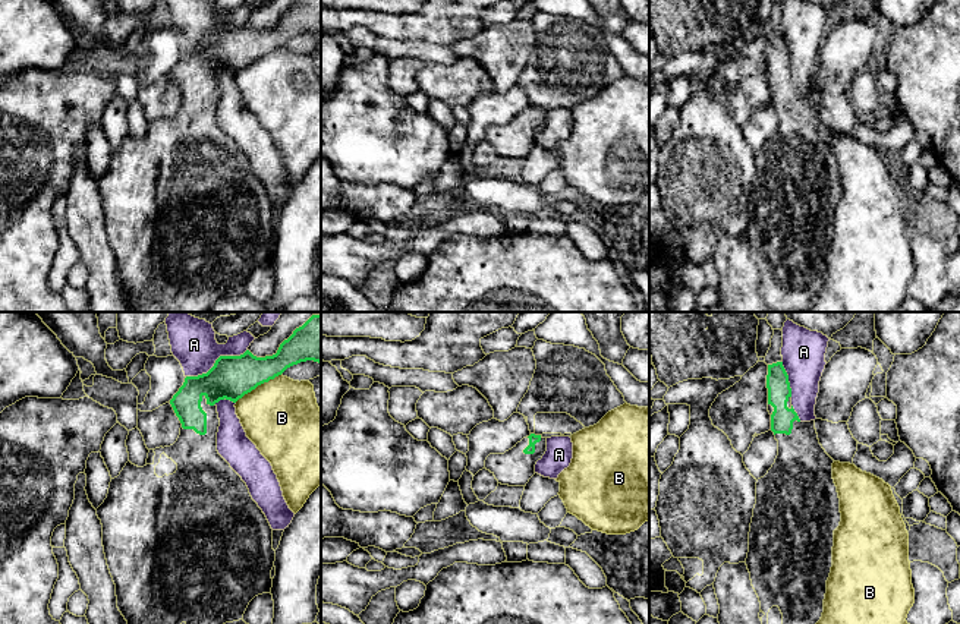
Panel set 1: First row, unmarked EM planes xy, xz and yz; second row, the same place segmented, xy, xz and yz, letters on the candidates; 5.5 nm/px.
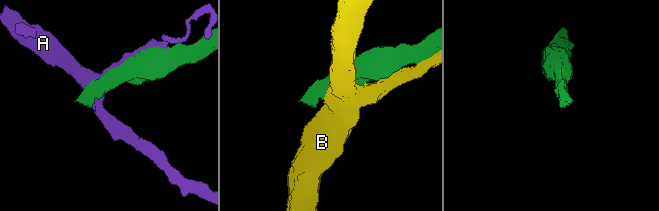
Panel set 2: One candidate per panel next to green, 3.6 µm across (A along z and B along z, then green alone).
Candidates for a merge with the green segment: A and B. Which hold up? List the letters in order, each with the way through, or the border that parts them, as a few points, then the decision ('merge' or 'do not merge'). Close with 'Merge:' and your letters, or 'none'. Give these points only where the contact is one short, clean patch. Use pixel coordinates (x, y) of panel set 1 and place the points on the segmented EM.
A: do not merge
B: do not merge
Merge: none

